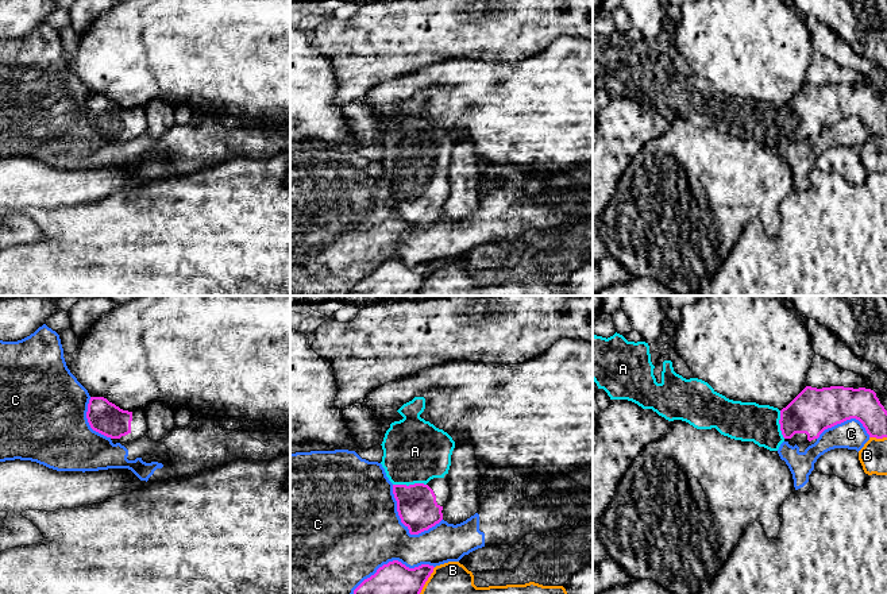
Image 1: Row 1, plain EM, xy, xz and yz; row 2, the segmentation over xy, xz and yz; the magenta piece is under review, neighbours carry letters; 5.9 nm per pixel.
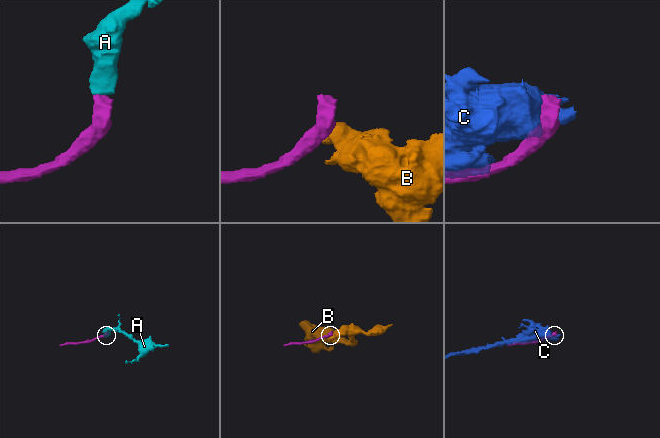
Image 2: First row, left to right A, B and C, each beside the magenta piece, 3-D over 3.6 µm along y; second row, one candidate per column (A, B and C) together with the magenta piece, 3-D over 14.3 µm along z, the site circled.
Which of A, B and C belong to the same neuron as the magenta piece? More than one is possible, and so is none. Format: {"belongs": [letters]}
{"belongs": ["A"]}

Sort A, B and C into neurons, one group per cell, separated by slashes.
A / B / C

